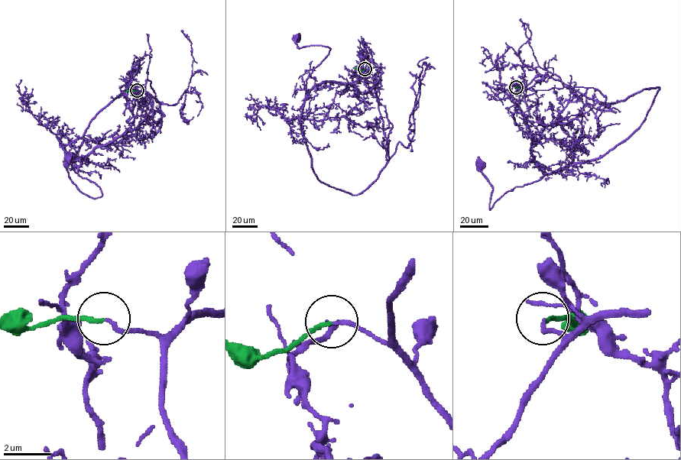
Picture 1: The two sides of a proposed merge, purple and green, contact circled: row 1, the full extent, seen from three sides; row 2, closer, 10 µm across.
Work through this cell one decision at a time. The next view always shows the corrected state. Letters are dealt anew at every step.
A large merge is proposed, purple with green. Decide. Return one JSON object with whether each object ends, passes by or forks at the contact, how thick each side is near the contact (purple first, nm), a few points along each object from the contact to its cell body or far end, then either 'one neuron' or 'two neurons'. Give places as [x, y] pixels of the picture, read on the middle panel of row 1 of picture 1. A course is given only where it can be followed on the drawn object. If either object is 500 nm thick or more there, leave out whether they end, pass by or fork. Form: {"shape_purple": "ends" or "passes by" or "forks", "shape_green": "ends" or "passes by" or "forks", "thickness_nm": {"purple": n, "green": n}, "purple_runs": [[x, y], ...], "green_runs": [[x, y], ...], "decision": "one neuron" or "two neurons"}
{"shape_purple": "ends", "shape_green": "ends", "thickness_nm": {"purple": 150, "green": 150}, "purple_runs": [[364, 69], [365, 44], [361, 78], [307, 93], [330, 49], [299, 48], [296, 37]], "green_runs": [[364, 69], [359, 70], [354, 67]], "decision": "one neuron"}

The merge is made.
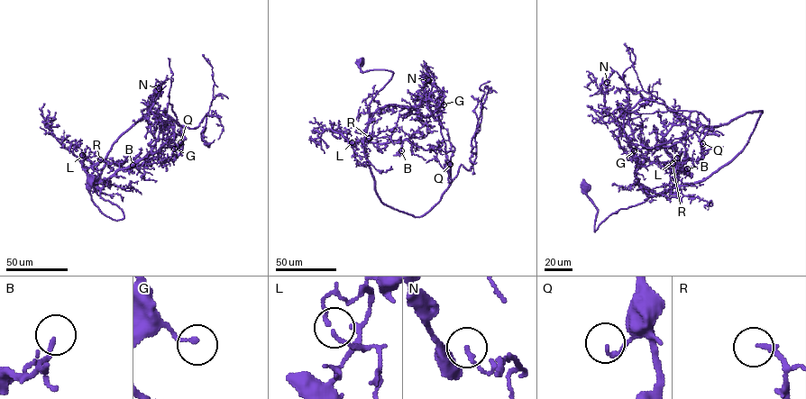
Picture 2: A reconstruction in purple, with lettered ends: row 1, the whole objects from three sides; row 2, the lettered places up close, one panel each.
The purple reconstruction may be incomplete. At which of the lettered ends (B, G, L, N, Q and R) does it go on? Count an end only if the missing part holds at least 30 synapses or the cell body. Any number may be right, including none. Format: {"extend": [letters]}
{"extend": ["R"]}

